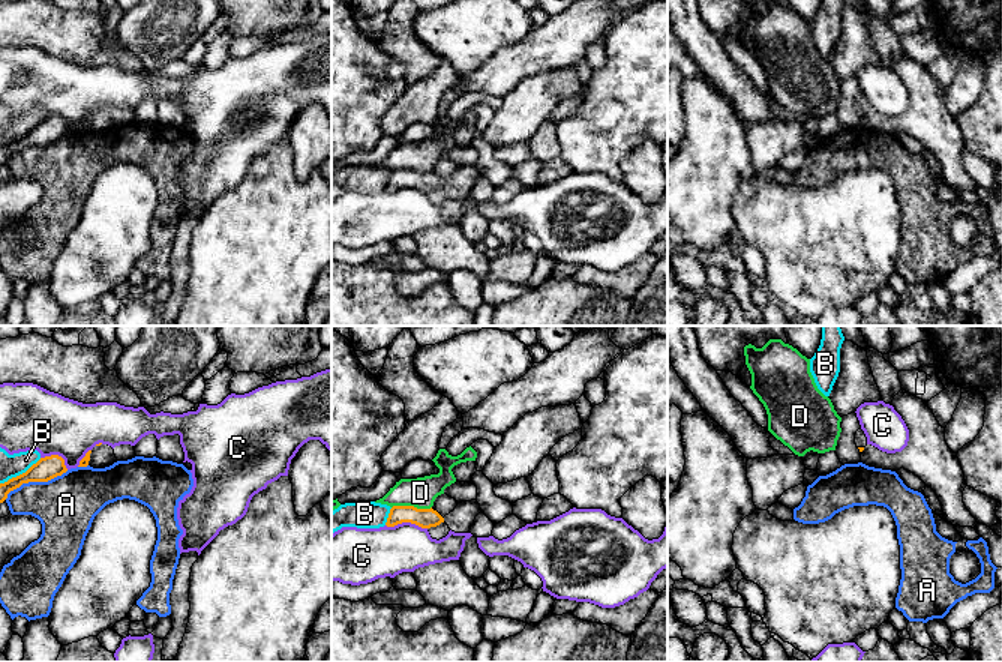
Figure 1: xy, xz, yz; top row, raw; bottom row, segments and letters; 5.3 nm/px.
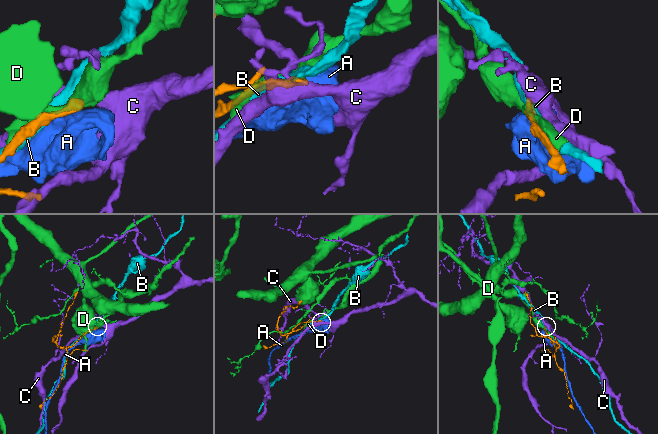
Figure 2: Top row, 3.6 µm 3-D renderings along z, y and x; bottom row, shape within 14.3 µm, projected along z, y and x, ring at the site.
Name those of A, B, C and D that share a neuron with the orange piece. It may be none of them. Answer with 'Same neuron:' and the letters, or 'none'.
Same neuron: none

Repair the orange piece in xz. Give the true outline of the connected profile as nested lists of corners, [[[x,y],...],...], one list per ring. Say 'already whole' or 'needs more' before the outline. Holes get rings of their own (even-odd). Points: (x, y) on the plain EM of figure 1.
needs more; [[[477,164],[458,167],[454,174],[444,182],[432,171],[417,173],[414,170],[393,170],[386,189],[394,191],[402,186],[411,186],[422,192],[430,192],[446,186],[454,197],[470,197],[471,189],[480,176],[482,173]]]

